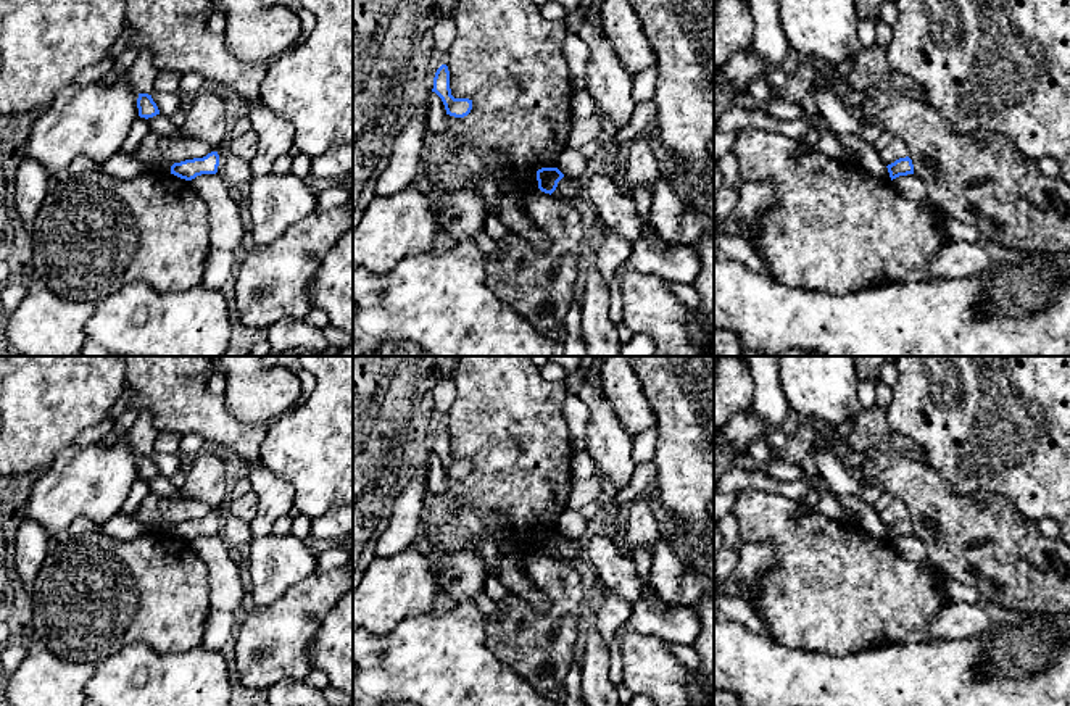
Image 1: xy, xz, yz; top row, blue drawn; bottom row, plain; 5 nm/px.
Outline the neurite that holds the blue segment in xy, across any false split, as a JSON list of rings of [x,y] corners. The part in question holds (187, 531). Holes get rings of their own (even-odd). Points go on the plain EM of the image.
[[[211,513],[203,519],[185,521],[171,527],[171,535],[192,542],[201,535],[216,535],[219,527],[218,513]]]

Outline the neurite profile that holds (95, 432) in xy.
[[[105,419],[100,424],[89,427],[85,432],[76,437],[73,446],[79,450],[98,442],[105,434],[113,429],[114,422],[116,419]]]

